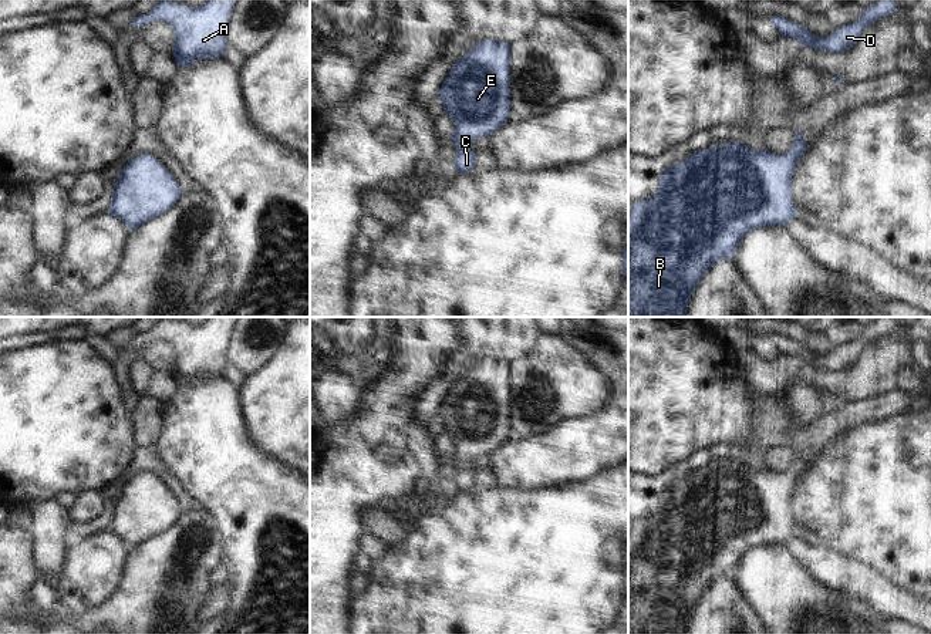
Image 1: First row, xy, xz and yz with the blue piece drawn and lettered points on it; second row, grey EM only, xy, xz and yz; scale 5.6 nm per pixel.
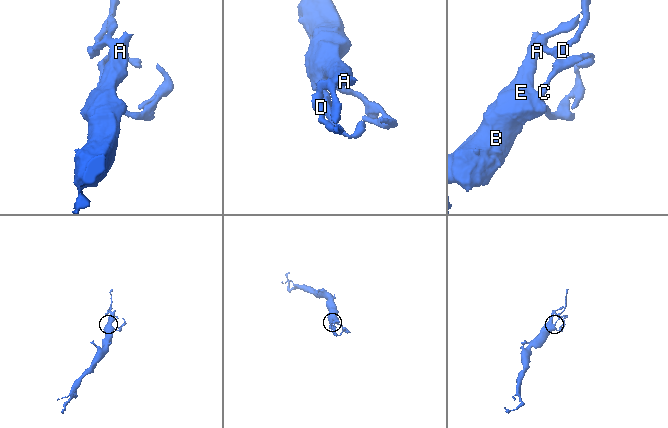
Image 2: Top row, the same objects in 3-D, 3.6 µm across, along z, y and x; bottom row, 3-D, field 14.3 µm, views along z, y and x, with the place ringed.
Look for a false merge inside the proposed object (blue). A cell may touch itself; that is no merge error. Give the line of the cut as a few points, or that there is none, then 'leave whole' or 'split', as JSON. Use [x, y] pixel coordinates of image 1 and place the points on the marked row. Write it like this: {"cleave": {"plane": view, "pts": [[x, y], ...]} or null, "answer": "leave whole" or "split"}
{"cleave": null, "answer": "leave whole"}

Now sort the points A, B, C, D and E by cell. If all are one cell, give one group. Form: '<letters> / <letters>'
A B C D E

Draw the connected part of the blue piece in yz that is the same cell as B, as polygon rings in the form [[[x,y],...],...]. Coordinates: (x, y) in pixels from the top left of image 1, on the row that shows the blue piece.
[[[795,131],[787,154],[749,149],[731,141],[696,151],[667,168],[655,195],[634,202],[628,213],[628,317],[687,317],[688,303],[702,276],[718,262],[733,259],[746,233],[756,227],[787,225],[797,216],[792,198],[795,166],[807,151],[803,135]]]

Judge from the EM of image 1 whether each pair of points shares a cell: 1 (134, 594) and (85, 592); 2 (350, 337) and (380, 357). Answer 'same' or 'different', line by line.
1: different
2: different

